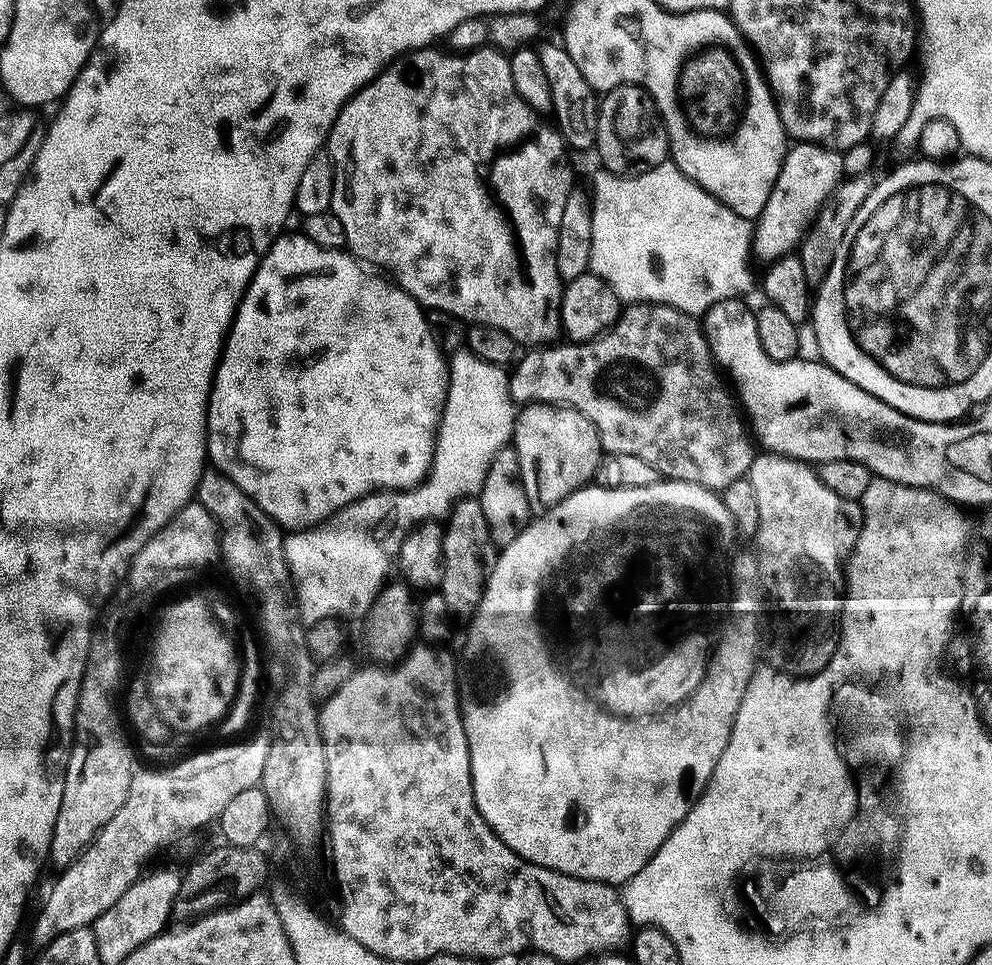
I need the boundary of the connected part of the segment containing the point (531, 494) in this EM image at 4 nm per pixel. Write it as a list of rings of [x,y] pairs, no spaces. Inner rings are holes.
[[[529,404],[516,417],[516,429],[512,431],[511,443],[518,454],[520,477],[526,490],[526,498],[533,509],[551,510],[570,494],[585,487],[600,468],[602,449],[596,428],[573,408],[562,408],[554,404]]]

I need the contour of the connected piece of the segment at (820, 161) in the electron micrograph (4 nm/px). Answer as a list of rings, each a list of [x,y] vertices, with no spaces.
[[[807,142],[793,143],[784,153],[782,170],[778,170],[774,190],[770,190],[770,198],[766,198],[766,206],[754,224],[752,251],[755,259],[771,262],[795,253],[809,224],[835,192],[843,176],[842,155],[835,148]]]

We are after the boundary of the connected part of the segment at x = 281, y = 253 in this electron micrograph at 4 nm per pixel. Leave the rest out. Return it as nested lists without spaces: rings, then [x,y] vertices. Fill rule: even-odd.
[[[303,234],[283,236],[273,239],[271,248],[257,266],[224,338],[224,349],[216,363],[216,377],[208,396],[207,459],[222,475],[232,479],[281,529],[299,530],[324,523],[346,505],[371,496],[373,492],[415,488],[427,476],[436,452],[436,434],[448,397],[449,361],[436,342],[425,309],[409,292],[387,279],[364,280],[361,261],[347,251],[323,248],[310,242]]]

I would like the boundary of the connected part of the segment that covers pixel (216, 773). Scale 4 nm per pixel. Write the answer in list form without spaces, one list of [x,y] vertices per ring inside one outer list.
[[[256,736],[253,740],[242,741],[241,744],[220,744],[217,748],[196,752],[173,768],[144,768],[141,772],[140,769],[133,771],[130,794],[126,802],[122,802],[118,814],[114,814],[114,818],[110,818],[110,822],[102,826],[100,833],[88,843],[80,857],[59,873],[56,885],[49,890],[32,930],[37,945],[49,944],[56,936],[70,930],[89,927],[102,913],[110,910],[110,906],[114,906],[114,902],[118,902],[122,894],[126,894],[126,890],[135,880],[140,879],[145,871],[144,863],[155,852],[160,852],[167,844],[182,839],[187,832],[192,832],[211,820],[213,823],[237,794],[257,787],[265,769],[269,741],[268,736]]]

